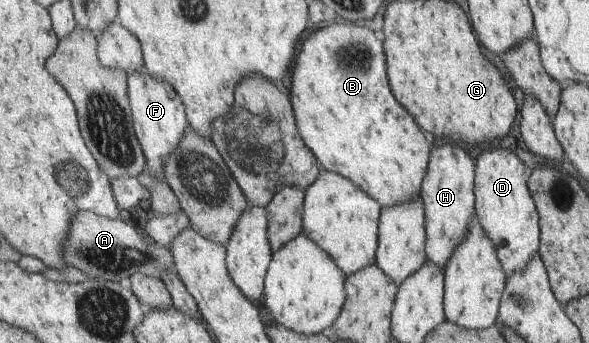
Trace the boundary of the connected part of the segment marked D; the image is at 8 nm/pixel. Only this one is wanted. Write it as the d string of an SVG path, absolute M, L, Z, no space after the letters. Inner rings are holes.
M486 146L476 161L475 209L486 234L497 245L500 261L507 275L530 266L541 246L541 217L529 190L524 163L508 148Z

